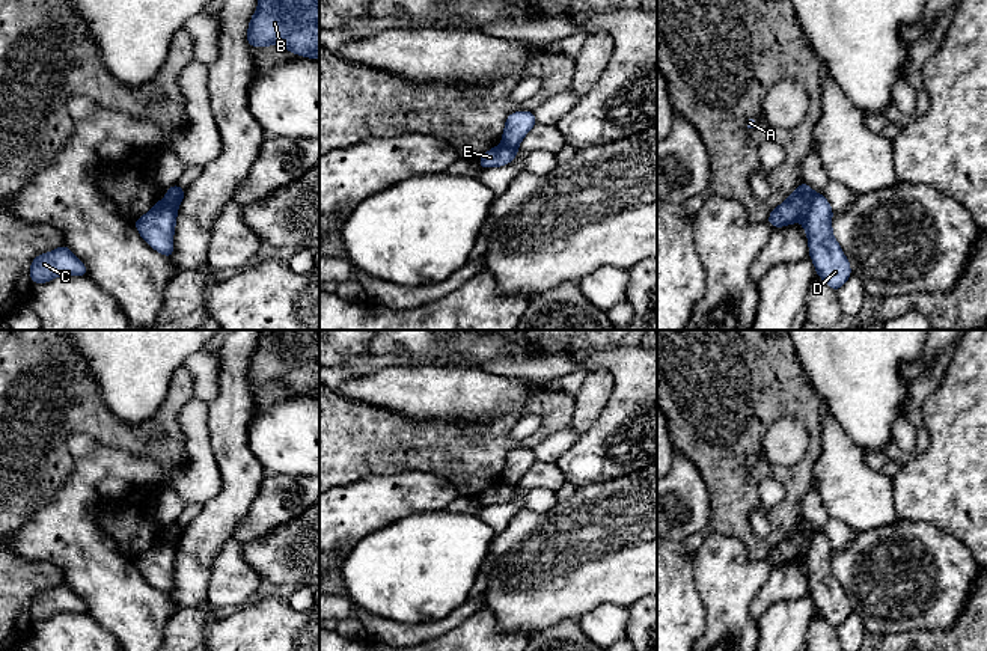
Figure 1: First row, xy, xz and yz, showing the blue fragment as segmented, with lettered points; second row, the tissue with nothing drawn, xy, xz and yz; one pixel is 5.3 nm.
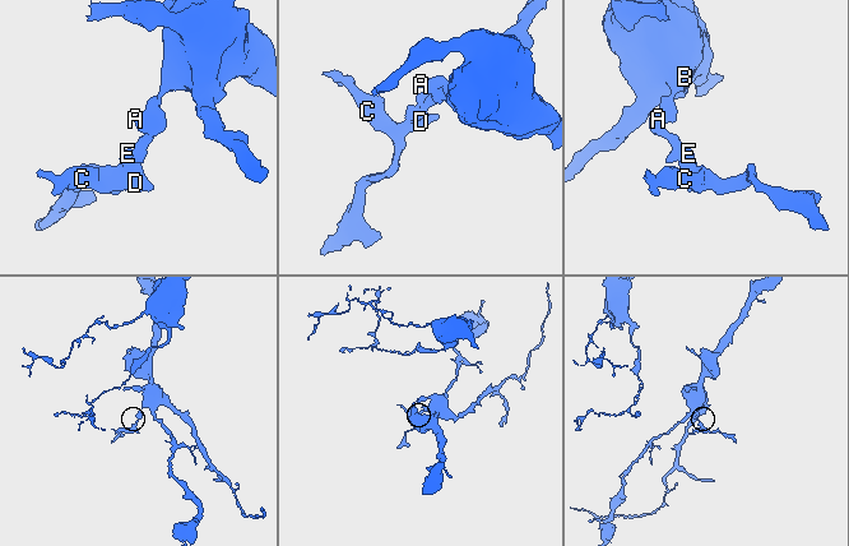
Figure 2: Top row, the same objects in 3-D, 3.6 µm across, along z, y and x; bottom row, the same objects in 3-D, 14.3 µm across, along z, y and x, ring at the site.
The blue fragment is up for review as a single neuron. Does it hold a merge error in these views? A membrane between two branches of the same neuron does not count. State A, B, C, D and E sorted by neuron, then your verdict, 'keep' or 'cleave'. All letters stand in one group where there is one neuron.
A B / C D E; cleave

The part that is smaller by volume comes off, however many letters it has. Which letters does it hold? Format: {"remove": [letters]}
{"remove": ["C", "D", "E"]}

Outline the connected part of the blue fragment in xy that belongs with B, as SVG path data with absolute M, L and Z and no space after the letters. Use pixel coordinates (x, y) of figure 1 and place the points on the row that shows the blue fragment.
M259 0L247 44L276 44L304 57L319 57L319 0Z

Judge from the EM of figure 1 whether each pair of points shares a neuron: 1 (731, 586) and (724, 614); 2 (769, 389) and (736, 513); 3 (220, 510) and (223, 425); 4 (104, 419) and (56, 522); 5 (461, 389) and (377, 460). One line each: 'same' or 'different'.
1: same
2: same
3: same
4: different
5: different

